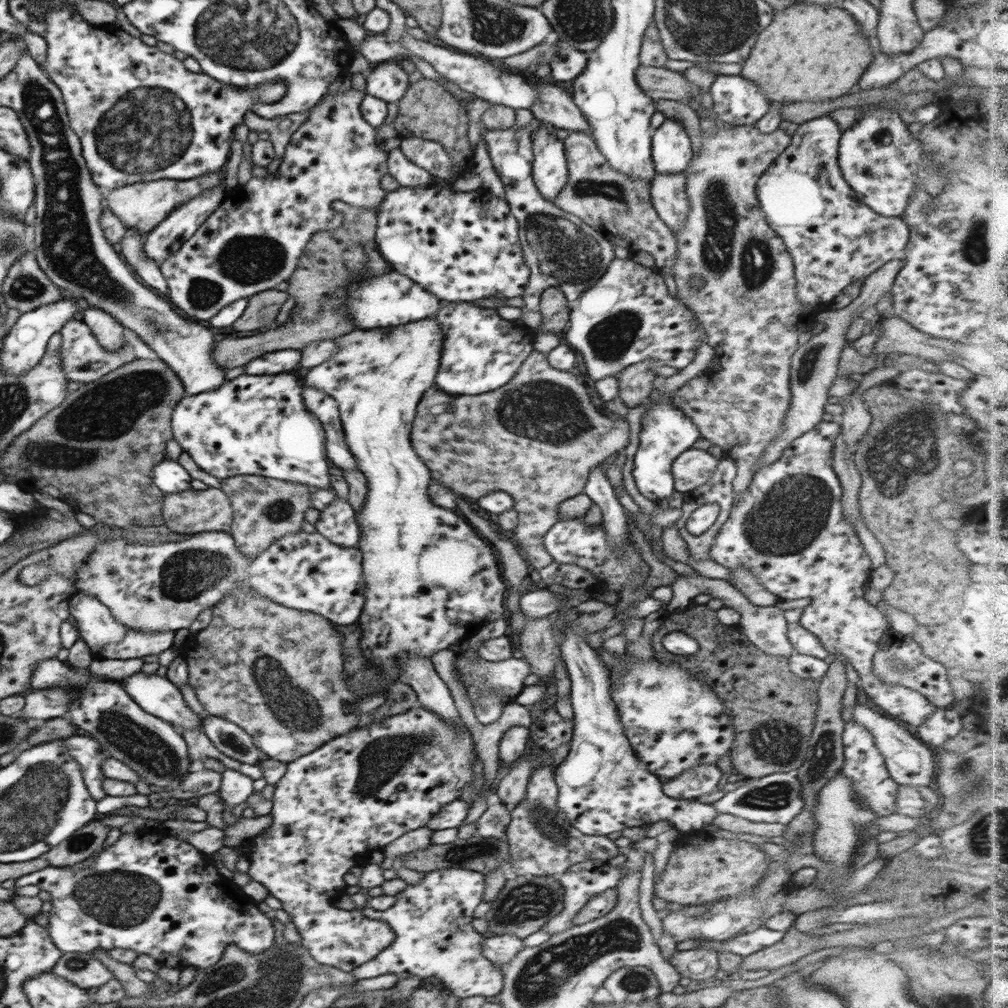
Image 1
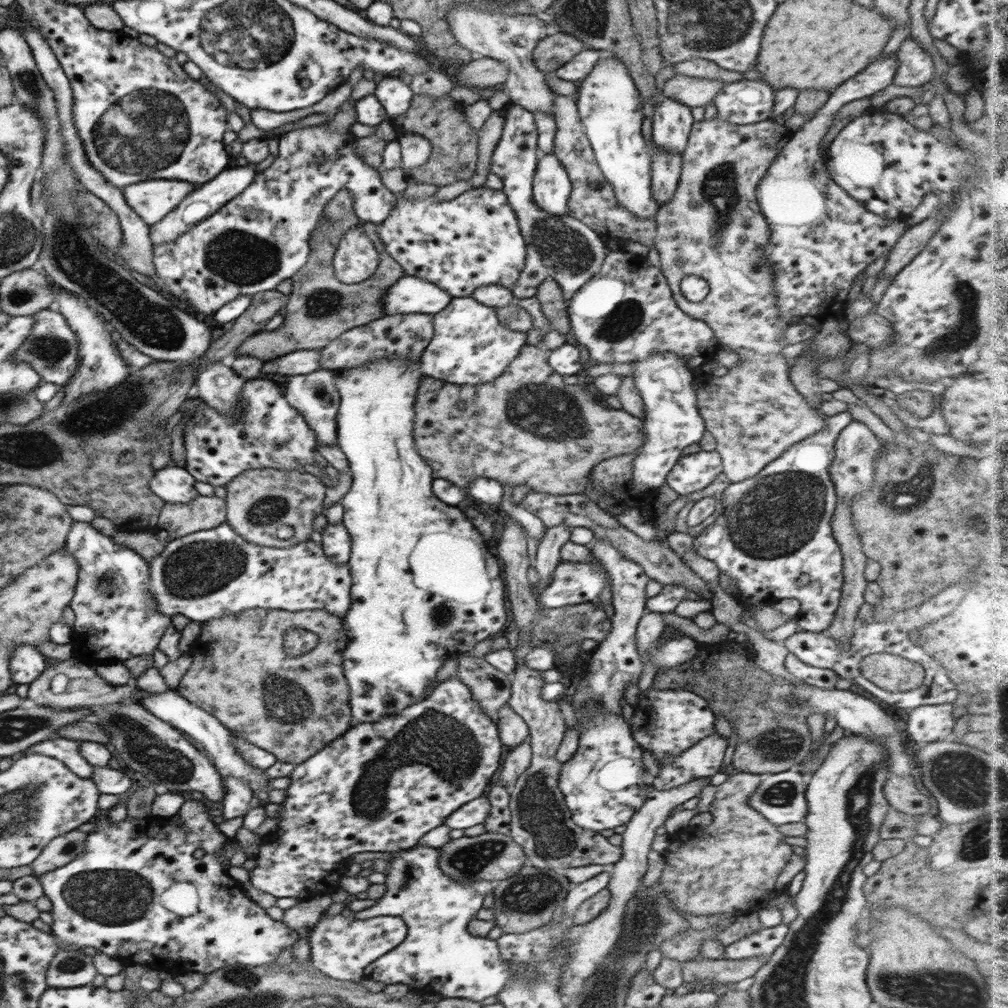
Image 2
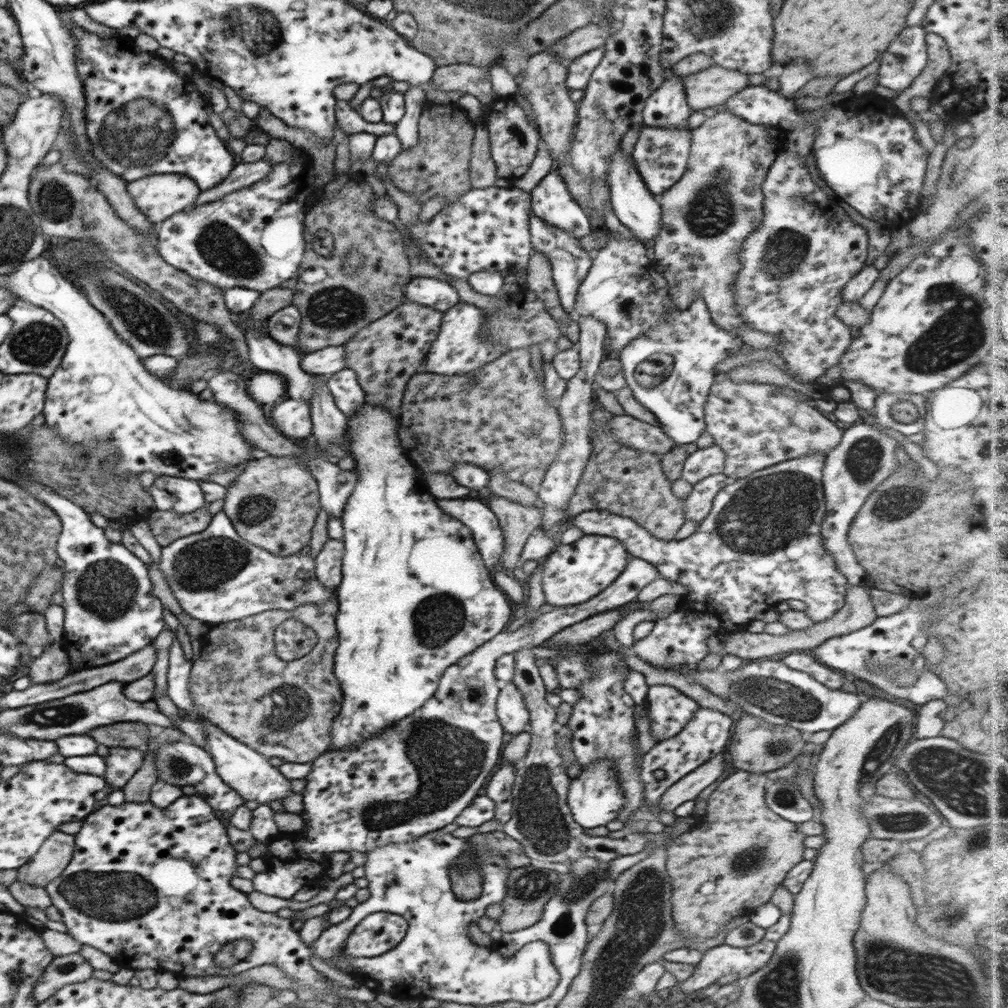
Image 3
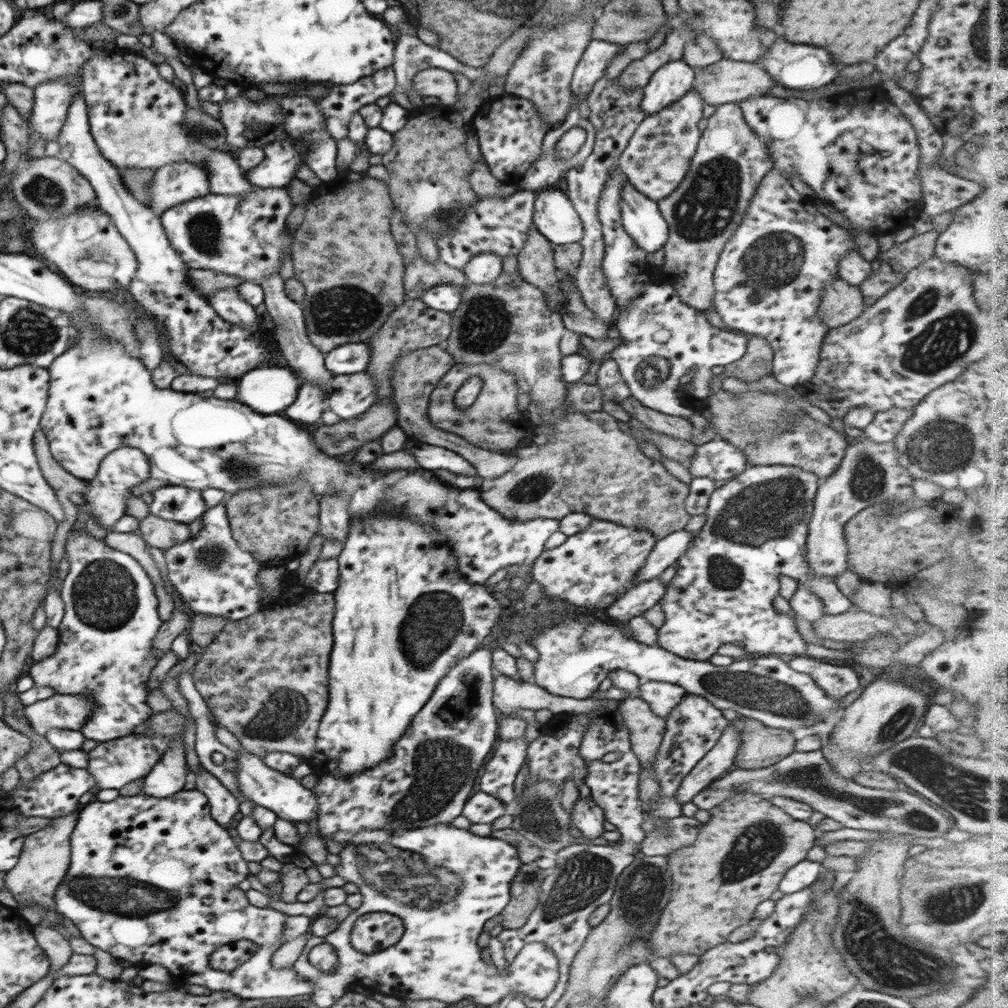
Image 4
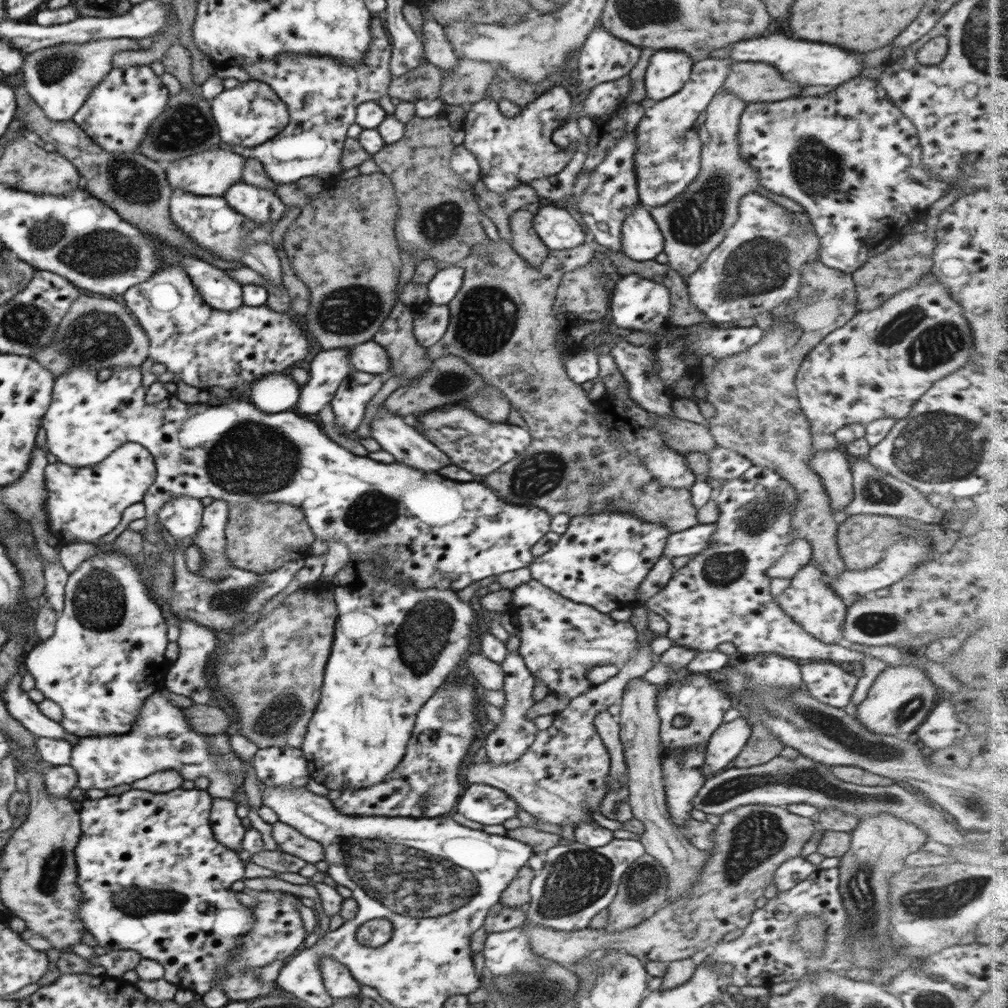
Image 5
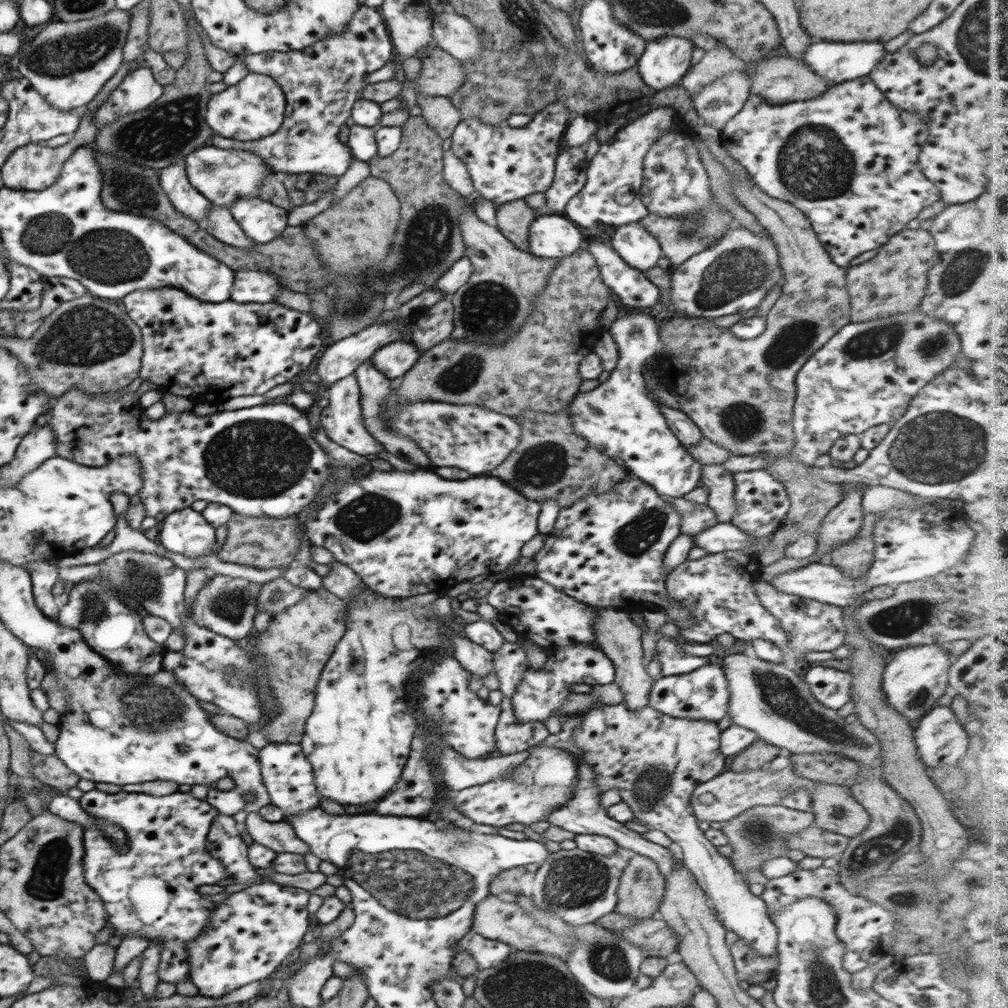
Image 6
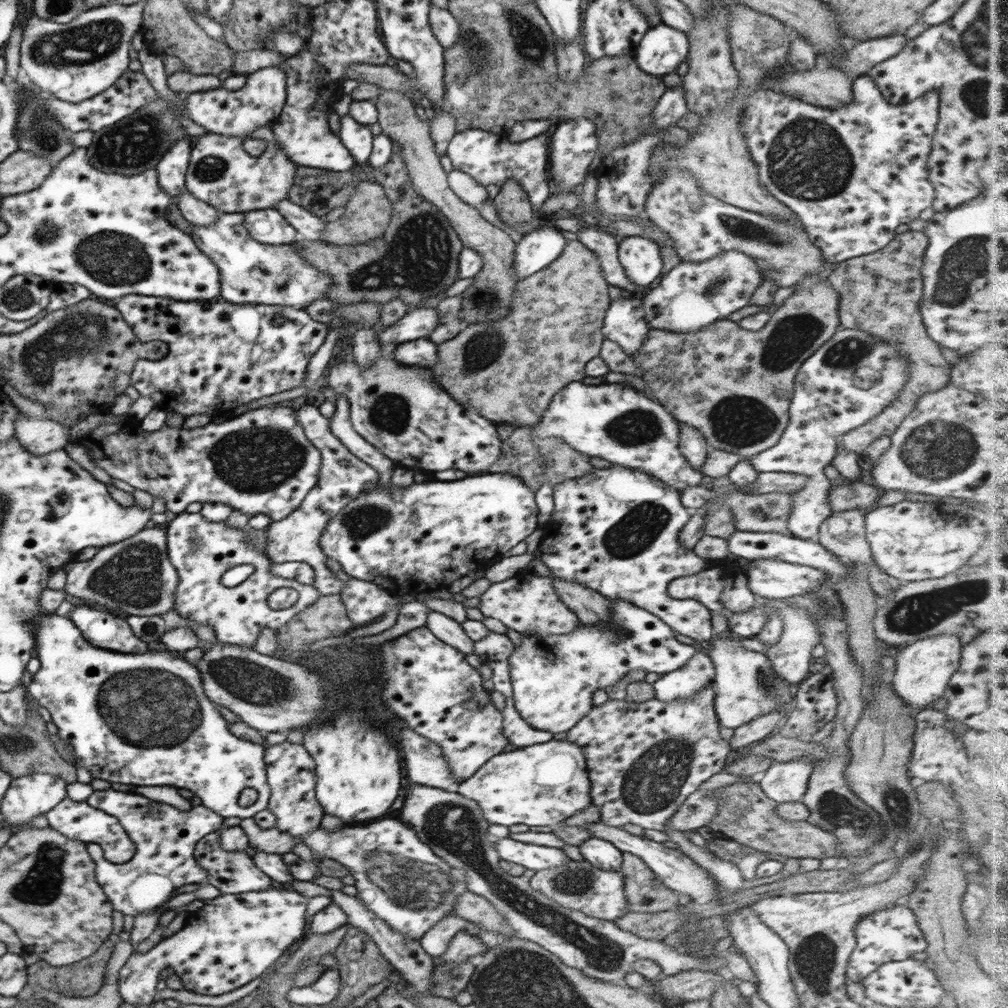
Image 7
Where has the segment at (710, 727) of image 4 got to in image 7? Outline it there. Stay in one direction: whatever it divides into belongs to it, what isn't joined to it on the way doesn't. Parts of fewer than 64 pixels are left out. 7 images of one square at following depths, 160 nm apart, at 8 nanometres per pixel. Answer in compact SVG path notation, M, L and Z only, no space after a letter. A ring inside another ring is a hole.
M696 651L694 656L683 667L661 675L653 683L654 699L662 702L688 700L706 685L712 685L715 668L706 653Z

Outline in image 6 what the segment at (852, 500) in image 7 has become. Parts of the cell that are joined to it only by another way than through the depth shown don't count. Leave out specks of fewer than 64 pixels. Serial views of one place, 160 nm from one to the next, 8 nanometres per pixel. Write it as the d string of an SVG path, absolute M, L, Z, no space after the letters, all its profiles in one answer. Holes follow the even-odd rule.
M734 177L732 186L736 200L756 217L758 223L765 228L775 242L779 254L779 265L785 275L782 293L769 313L764 316L767 319L765 331L754 339L739 339L732 334L730 327L718 328L712 324L711 319L704 317L674 316L661 322L659 324L661 344L656 352L658 353L658 369L660 369L658 379L662 378L660 381L670 388L669 391L679 401L678 411L691 418L706 439L728 450L731 455L764 456L770 462L764 470L772 473L785 486L791 502L790 510L784 519L784 525L772 535L769 546L766 546L759 556L761 565L769 566L781 560L787 546L806 533L814 535L819 545L819 528L822 519L844 499L842 496L844 486L814 479L811 473L814 467L796 461L792 455L792 446L796 440L793 404L795 403L797 372L812 356L812 353L822 348L840 328L850 322L851 302L845 279L848 269L831 261L830 255L824 250L812 225L793 204L768 196L750 177L748 180ZM668 364L675 364L676 368L680 368L677 376L673 373L670 375Z

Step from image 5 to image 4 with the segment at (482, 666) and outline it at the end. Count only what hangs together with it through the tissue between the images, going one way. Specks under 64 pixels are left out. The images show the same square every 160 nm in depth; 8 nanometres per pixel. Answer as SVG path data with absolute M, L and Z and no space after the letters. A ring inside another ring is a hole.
M494 670L493 704L499 715L514 714L515 710L548 709L557 717L559 714L584 714L597 710L602 705L610 705L608 700L577 700L553 696L536 683L514 680Z

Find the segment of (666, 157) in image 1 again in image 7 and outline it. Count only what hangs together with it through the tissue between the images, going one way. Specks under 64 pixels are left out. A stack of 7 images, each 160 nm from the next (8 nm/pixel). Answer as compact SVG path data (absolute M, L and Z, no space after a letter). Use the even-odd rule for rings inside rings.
M660 23L649 27L635 48L634 57L642 72L663 78L676 73L679 64L687 60L688 51L686 33Z

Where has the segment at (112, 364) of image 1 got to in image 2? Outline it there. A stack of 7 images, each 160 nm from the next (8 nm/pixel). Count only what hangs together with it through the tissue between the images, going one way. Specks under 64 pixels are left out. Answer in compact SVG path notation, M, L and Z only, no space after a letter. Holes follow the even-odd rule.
M53 308L42 309L33 314L35 320L27 339L15 350L15 362L27 362L41 376L42 383L63 385L77 371L79 363L79 342L73 330L69 329L64 316Z

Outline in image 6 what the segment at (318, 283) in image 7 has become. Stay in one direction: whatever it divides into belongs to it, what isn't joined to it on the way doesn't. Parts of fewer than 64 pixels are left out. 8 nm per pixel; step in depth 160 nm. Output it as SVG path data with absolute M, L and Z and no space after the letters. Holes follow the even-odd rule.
M238 269L234 276L230 297L240 304L274 302L286 287L277 274L262 269Z

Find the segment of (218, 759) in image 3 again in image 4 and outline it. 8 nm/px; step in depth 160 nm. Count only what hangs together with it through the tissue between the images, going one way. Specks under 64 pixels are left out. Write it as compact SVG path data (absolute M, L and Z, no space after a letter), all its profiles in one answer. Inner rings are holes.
M245 749L237 751L237 761L239 764L238 788L249 798L249 800L258 805L272 810L277 818L284 818L292 822L310 823L317 820L317 796L313 790L304 788L298 779L291 775L286 776L277 770L266 766L261 757L256 756Z

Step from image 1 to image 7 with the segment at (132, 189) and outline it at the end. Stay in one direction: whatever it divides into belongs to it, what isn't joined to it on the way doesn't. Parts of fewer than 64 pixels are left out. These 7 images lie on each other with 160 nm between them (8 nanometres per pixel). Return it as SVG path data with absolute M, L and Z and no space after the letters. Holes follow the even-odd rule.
M273 123L255 128L245 136L246 139L260 138L266 140L268 146L258 157L252 157L244 151L242 147L244 137L224 136L216 133L206 133L199 136L198 142L191 145L190 162L185 176L187 191L198 200L213 206L220 213L246 213L252 210L275 208L277 202L288 198L298 166L281 150L279 142L274 136Z

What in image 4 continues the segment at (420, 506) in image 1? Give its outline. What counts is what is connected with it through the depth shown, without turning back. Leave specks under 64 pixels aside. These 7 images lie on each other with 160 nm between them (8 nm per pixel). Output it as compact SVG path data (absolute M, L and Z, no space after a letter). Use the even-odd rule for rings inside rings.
M401 508L401 512L379 509L379 512L373 512L365 518L355 518L349 524L346 542L337 557L340 580L338 588L333 592L335 613L333 616L333 647L329 658L329 669L327 670L329 674L328 704L319 722L315 749L307 760L313 768L313 774L317 777L323 776L323 774L335 774L335 776L354 774L372 768L392 756L396 741L403 737L402 734L410 726L412 718L428 703L440 680L448 674L448 671L459 660L478 650L482 640L490 634L490 630L500 620L502 608L506 604L491 588L467 580L466 576L459 574L459 570L456 572L458 559L452 558L454 548L446 546L444 538L440 538L438 534L439 532L434 532L430 528L430 524L422 526L419 520L412 520L408 509L403 510L403 508Z

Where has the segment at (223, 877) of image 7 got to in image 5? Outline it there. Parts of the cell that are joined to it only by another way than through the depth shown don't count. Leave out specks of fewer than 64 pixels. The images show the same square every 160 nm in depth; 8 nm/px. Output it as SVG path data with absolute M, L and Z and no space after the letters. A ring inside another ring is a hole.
M213 798L209 821L214 833L214 838L226 848L236 851L241 842L246 827L242 826L241 819L236 815L236 802L227 798Z

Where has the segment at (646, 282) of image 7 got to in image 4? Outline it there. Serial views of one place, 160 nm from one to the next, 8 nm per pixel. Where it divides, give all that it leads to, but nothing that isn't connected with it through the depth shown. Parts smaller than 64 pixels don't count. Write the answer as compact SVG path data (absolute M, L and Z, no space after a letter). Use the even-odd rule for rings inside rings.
M625 181L619 203L621 222L629 237L647 254L663 248L669 237L669 225L664 221L657 202L638 192L629 181Z

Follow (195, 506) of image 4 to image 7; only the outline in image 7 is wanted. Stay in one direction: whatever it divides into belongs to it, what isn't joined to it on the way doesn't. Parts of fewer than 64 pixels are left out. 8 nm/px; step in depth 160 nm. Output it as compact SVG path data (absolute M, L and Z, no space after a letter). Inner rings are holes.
M187 511L177 514L165 526L168 557L179 576L173 610L200 624L211 624L217 640L233 645L254 645L264 628L278 630L320 598L321 594L314 585L272 574L271 561L256 548L248 546L244 529L228 526L226 521L212 522L200 513ZM242 564L254 567L254 572L245 581L234 587L220 583L220 577L226 570ZM279 588L298 591L299 599L291 607L273 609L267 600Z

